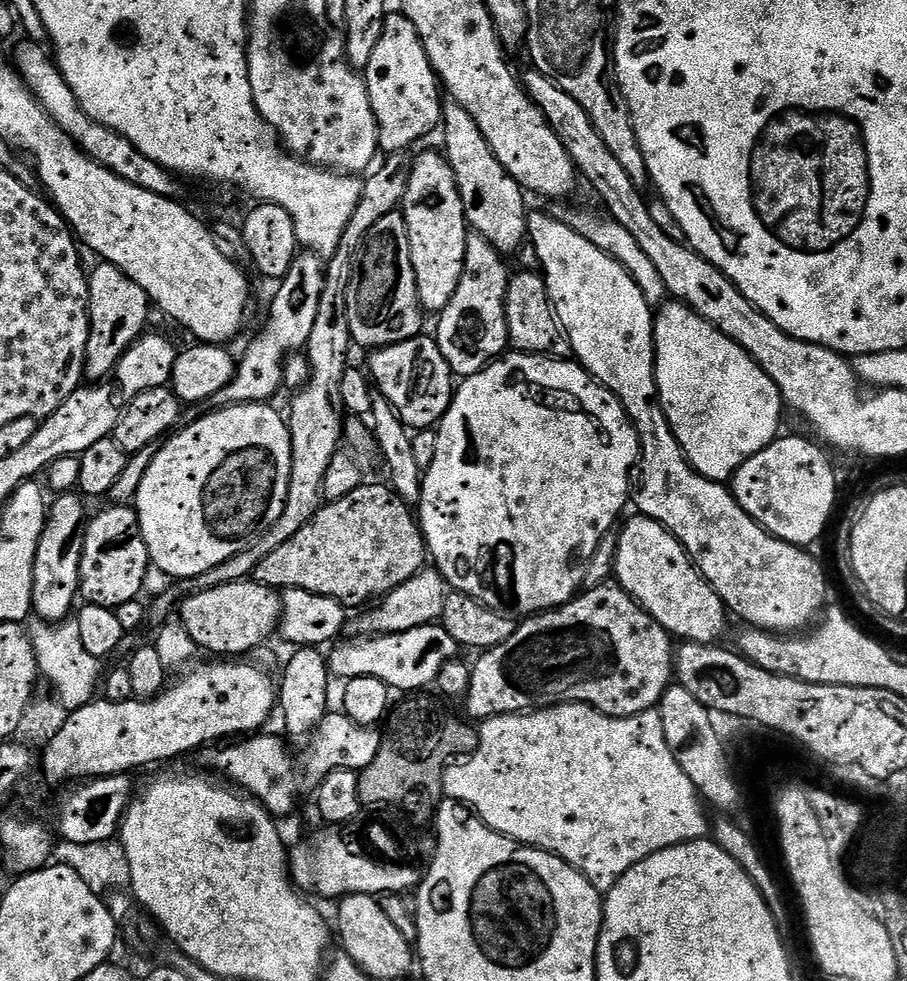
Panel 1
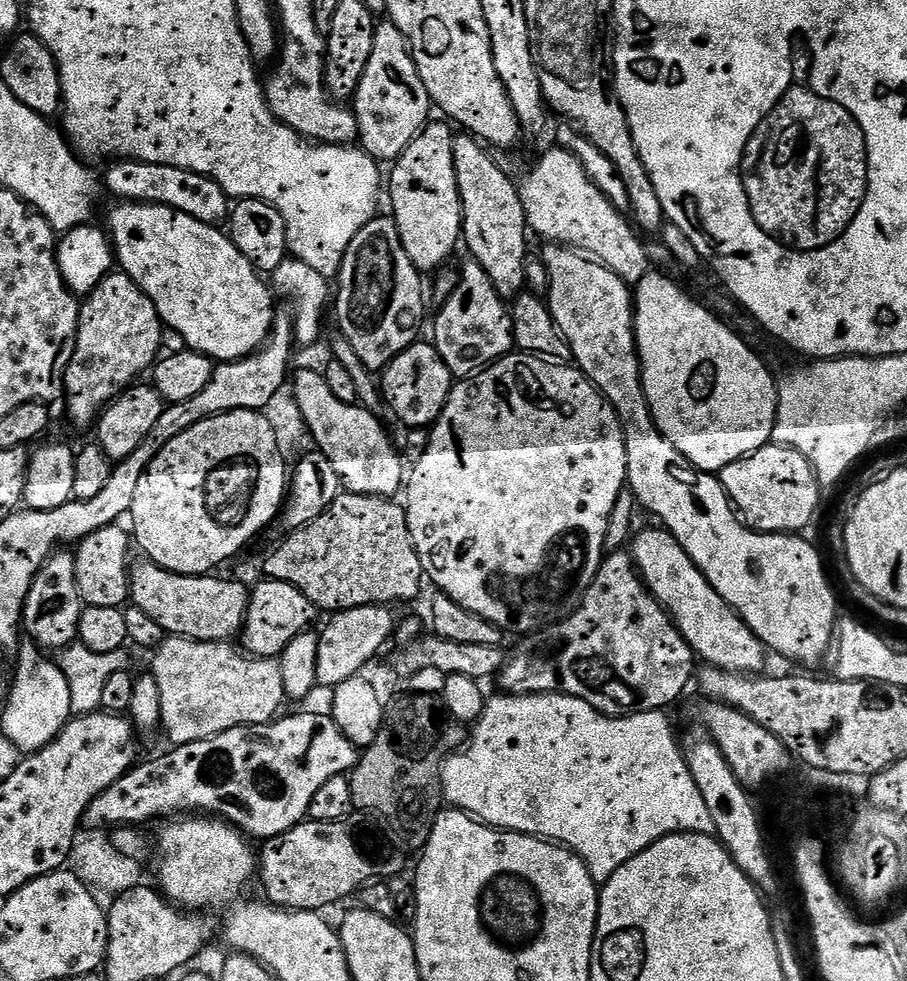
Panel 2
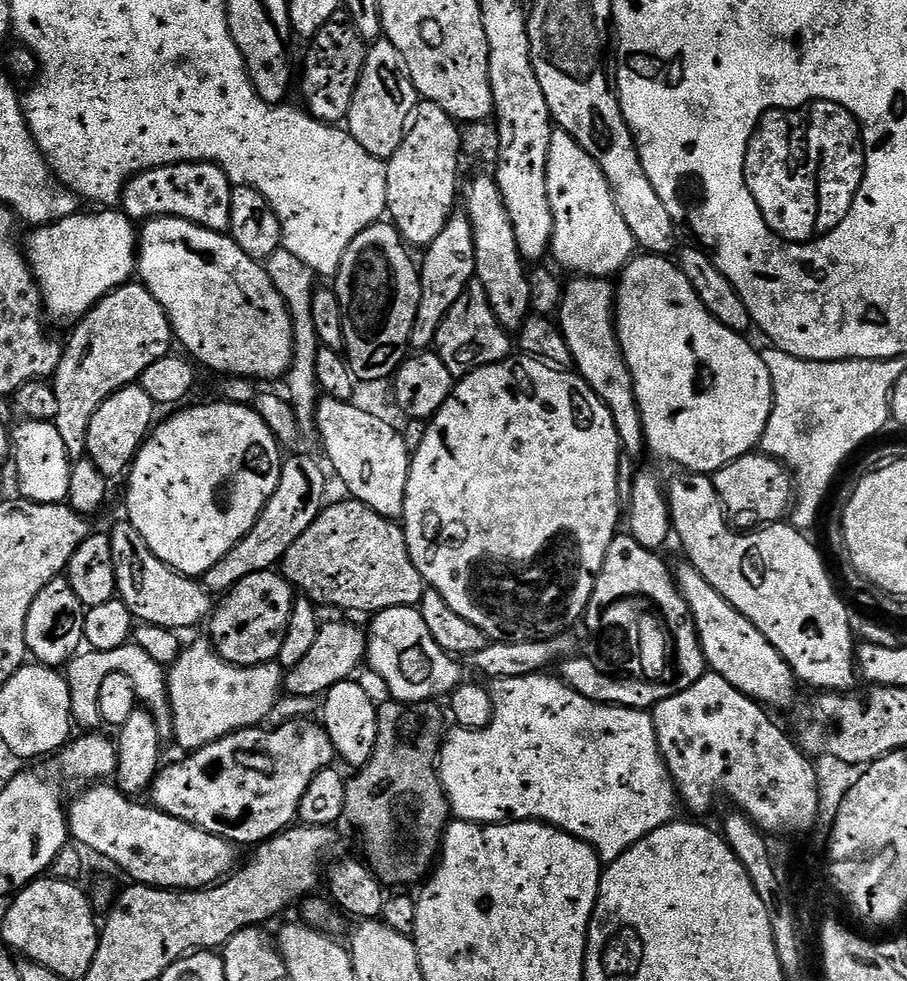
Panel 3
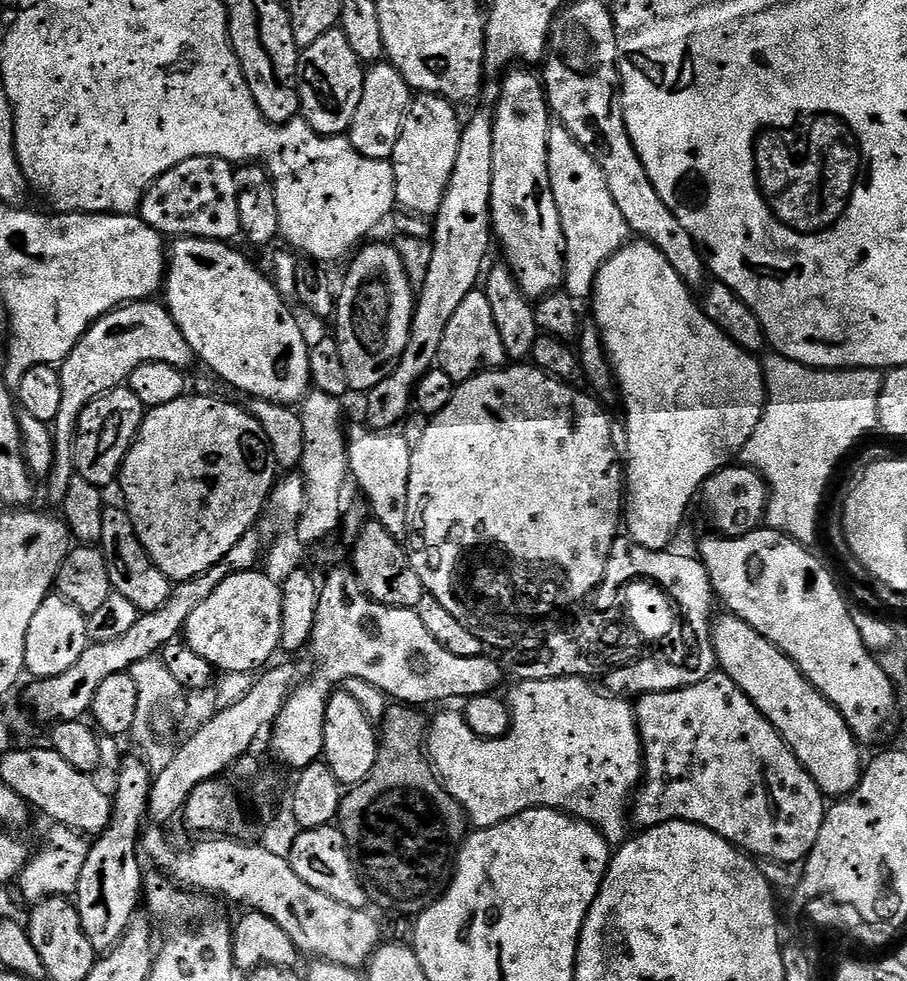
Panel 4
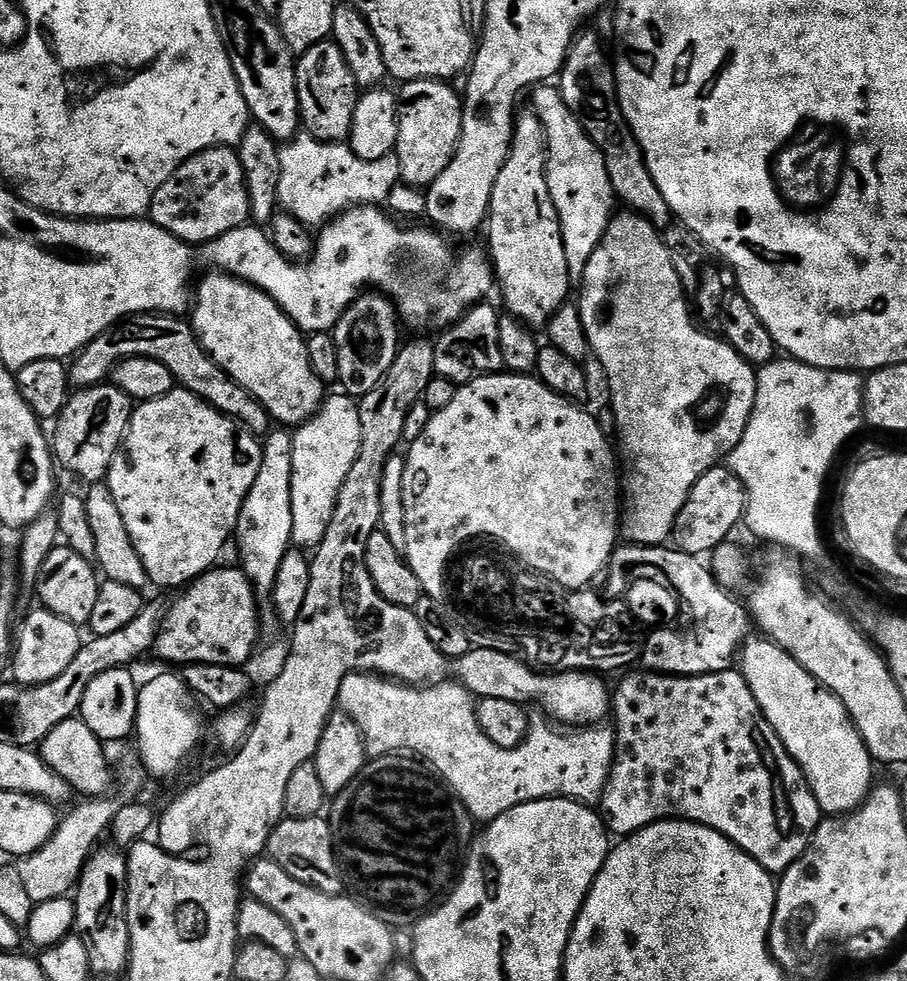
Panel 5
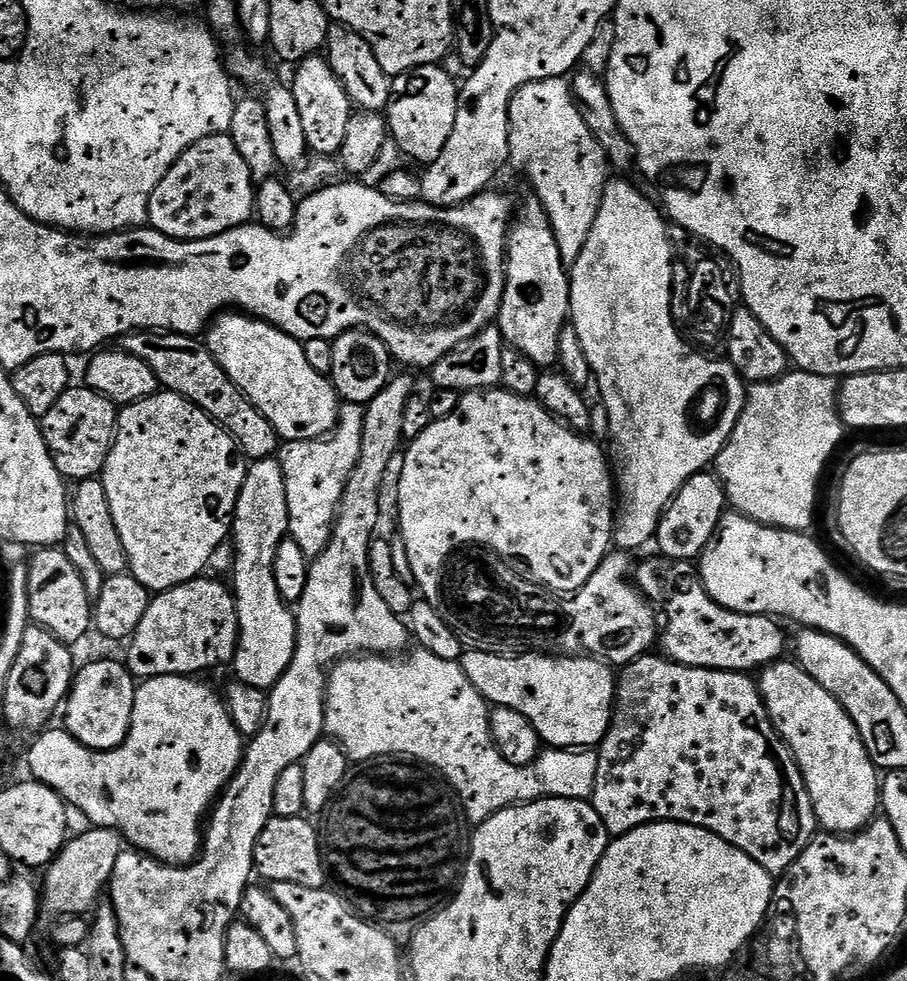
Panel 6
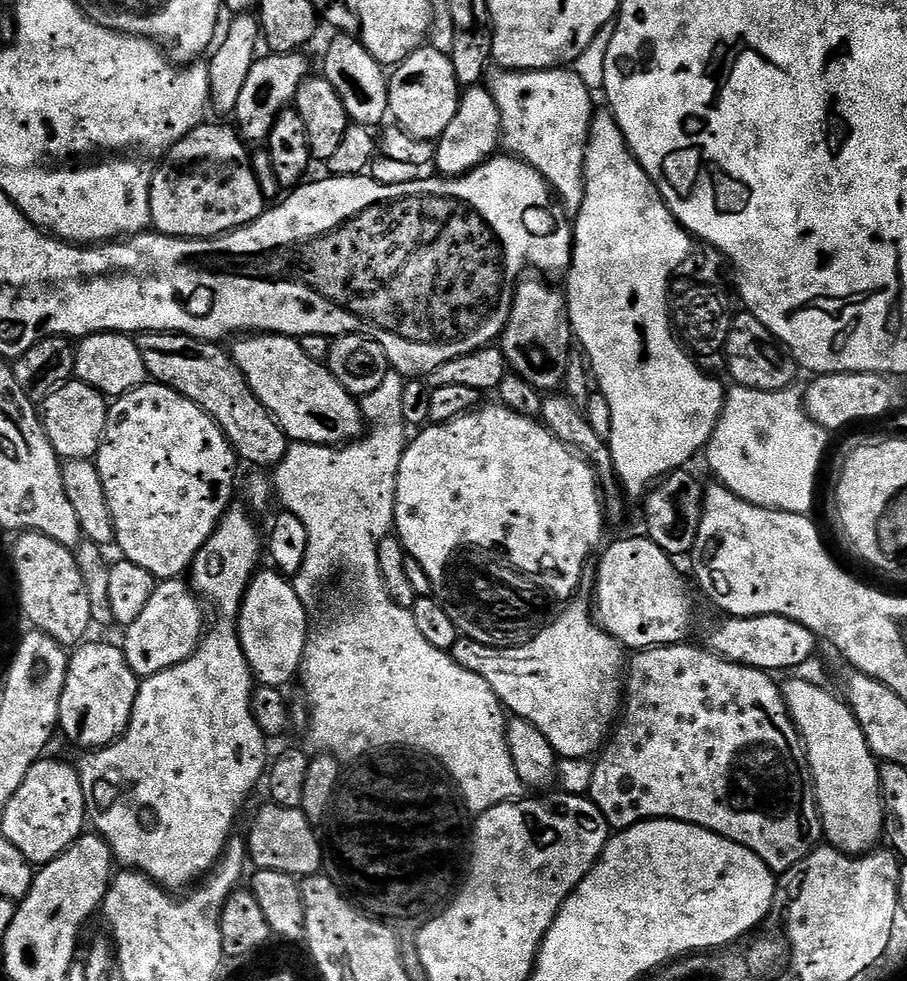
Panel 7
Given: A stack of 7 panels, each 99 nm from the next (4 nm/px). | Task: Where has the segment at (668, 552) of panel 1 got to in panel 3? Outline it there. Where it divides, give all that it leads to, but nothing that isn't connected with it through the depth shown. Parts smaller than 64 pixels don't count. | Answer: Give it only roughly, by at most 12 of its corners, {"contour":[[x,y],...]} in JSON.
{"contour":[[693,564],[675,565],[705,665],[743,696],[786,707],[782,654]]}

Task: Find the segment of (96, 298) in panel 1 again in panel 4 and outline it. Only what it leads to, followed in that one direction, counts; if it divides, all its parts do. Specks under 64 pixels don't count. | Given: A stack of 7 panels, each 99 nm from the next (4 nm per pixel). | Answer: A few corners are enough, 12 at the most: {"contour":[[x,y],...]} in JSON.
{"contour":[[137,300],[93,322],[59,365],[48,500],[76,475],[89,402],[146,362],[194,364],[167,307]]}

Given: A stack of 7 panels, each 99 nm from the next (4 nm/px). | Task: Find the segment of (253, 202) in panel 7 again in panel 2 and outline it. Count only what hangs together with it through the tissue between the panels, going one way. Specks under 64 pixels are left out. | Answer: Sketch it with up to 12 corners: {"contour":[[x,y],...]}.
{"contour":[[122,160],[102,176],[117,201],[161,204],[223,225],[230,197],[210,176]]}

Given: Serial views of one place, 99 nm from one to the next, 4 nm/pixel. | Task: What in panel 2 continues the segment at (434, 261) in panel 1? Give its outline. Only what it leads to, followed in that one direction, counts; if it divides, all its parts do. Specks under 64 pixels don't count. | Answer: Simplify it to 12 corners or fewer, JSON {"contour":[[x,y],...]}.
{"contour":[[425,124],[391,165],[391,219],[422,274],[464,227],[456,136]]}

